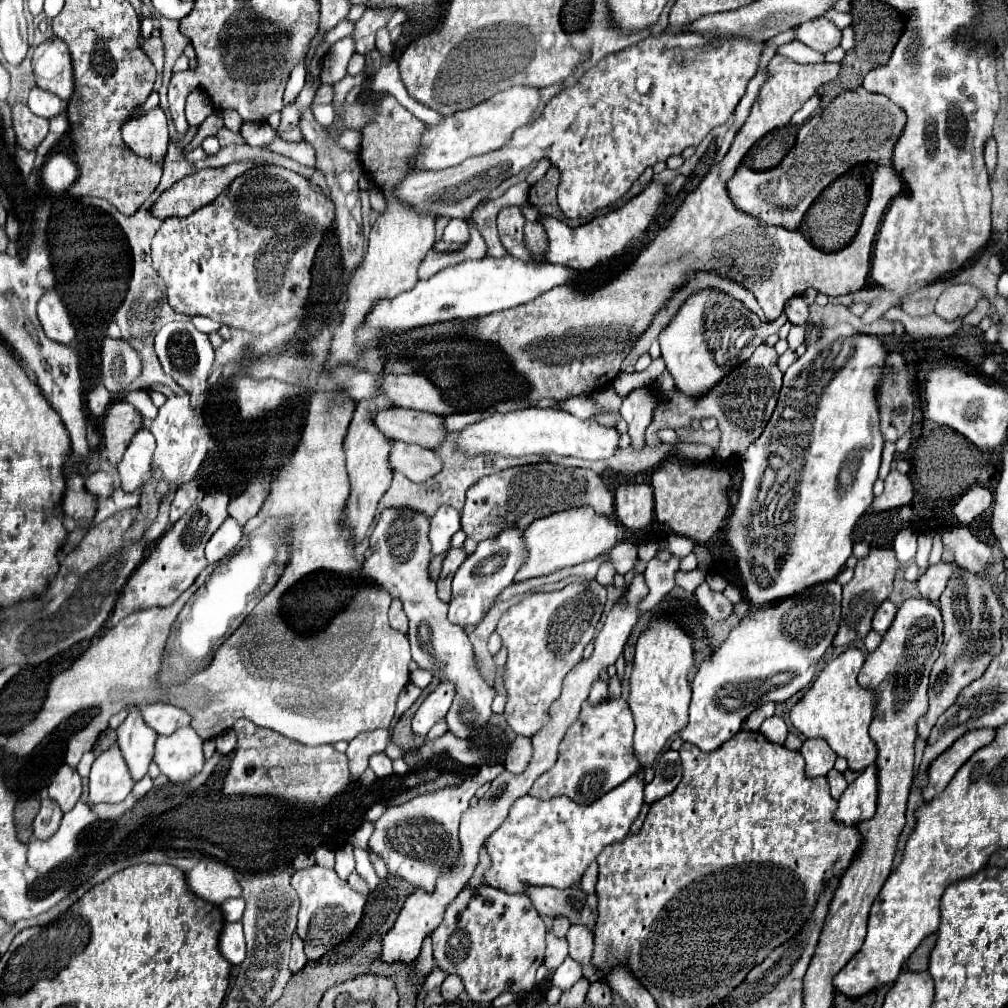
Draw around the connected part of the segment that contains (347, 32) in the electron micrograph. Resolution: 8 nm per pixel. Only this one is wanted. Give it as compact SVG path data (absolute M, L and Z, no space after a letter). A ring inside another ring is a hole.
M345 18L345 20L341 20L341 22L329 32L329 44L335 44L337 40L341 40L341 38L345 38L345 36L351 36L353 32L355 32L355 22L349 20L349 18Z

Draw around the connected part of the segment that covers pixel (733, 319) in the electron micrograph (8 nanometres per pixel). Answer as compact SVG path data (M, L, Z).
M703 288L691 294L671 322L661 330L659 344L661 356L667 364L675 386L691 396L705 394L717 380L721 380L737 364L745 362L759 344L775 332L753 314L745 304L717 288Z

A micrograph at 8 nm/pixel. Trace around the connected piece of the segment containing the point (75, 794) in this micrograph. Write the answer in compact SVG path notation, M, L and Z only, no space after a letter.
M61 766L49 784L49 796L61 806L63 812L69 812L81 798L81 778L75 768Z

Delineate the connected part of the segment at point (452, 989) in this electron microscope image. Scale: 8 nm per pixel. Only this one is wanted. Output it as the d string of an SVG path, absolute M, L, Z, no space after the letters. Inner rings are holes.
M447 976L441 984L441 996L445 1002L457 1002L457 998L465 992L465 984L459 976Z

